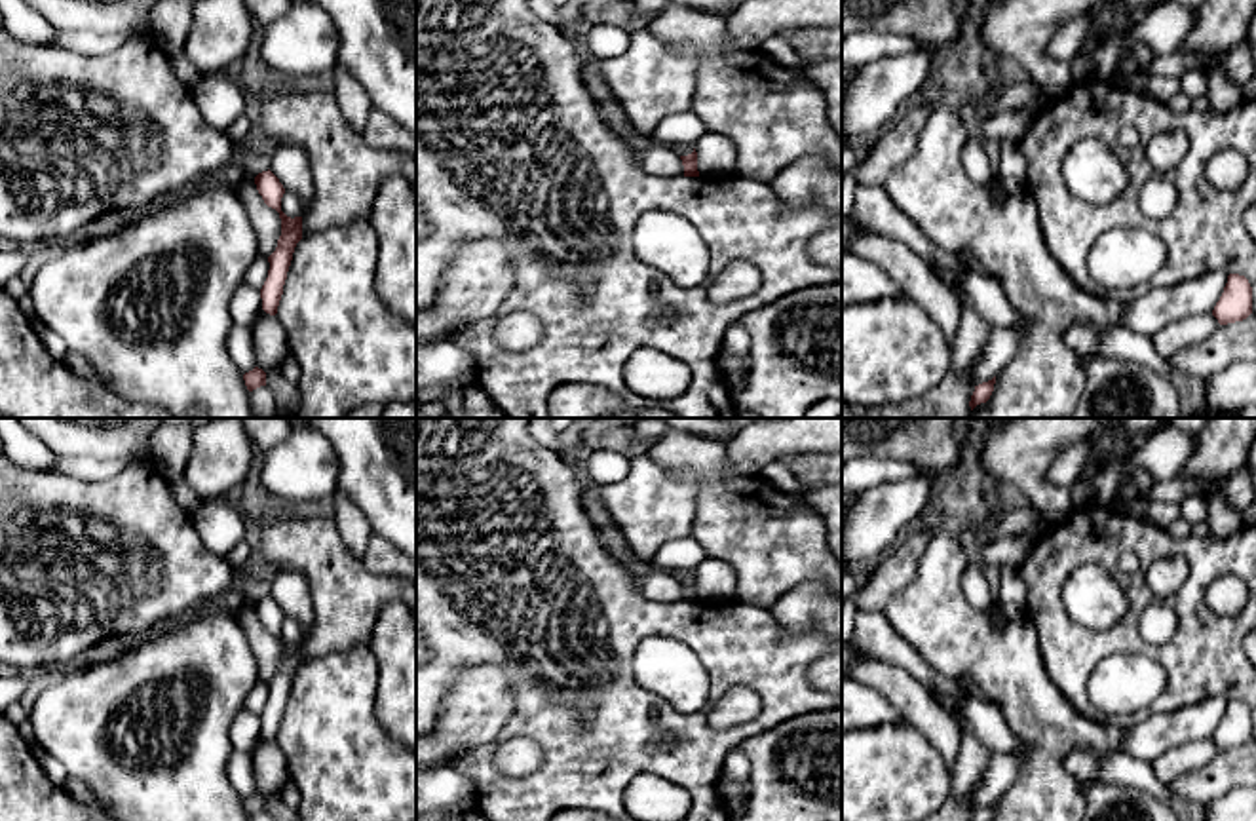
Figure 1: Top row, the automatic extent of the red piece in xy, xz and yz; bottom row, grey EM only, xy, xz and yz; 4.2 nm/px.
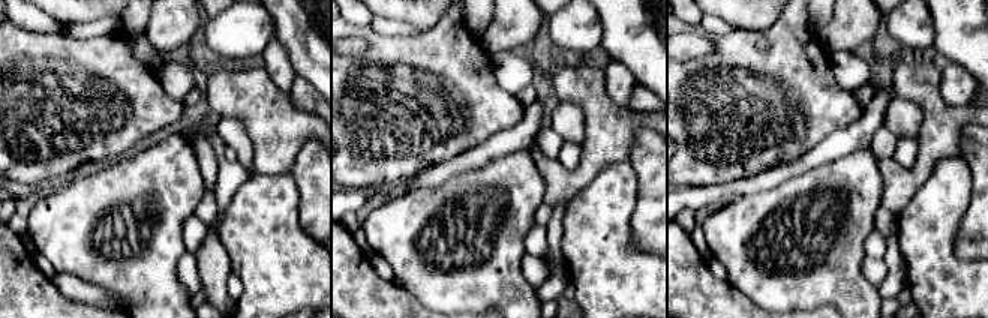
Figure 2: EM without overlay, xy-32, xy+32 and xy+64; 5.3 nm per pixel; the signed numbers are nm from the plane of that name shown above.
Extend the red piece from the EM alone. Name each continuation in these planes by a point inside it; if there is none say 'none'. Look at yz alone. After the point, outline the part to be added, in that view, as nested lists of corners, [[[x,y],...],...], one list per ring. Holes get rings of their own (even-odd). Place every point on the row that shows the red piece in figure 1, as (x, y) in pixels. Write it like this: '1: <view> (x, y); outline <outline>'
none

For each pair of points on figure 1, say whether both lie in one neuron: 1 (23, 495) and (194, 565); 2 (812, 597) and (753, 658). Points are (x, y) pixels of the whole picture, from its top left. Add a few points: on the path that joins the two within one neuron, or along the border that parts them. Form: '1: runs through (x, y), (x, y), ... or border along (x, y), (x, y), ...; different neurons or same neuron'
1: runs through (65, 525), (73, 533), (122, 540), (152, 565); same neuron
2: border along (768, 610), (791, 631), (821, 633); different neurons

